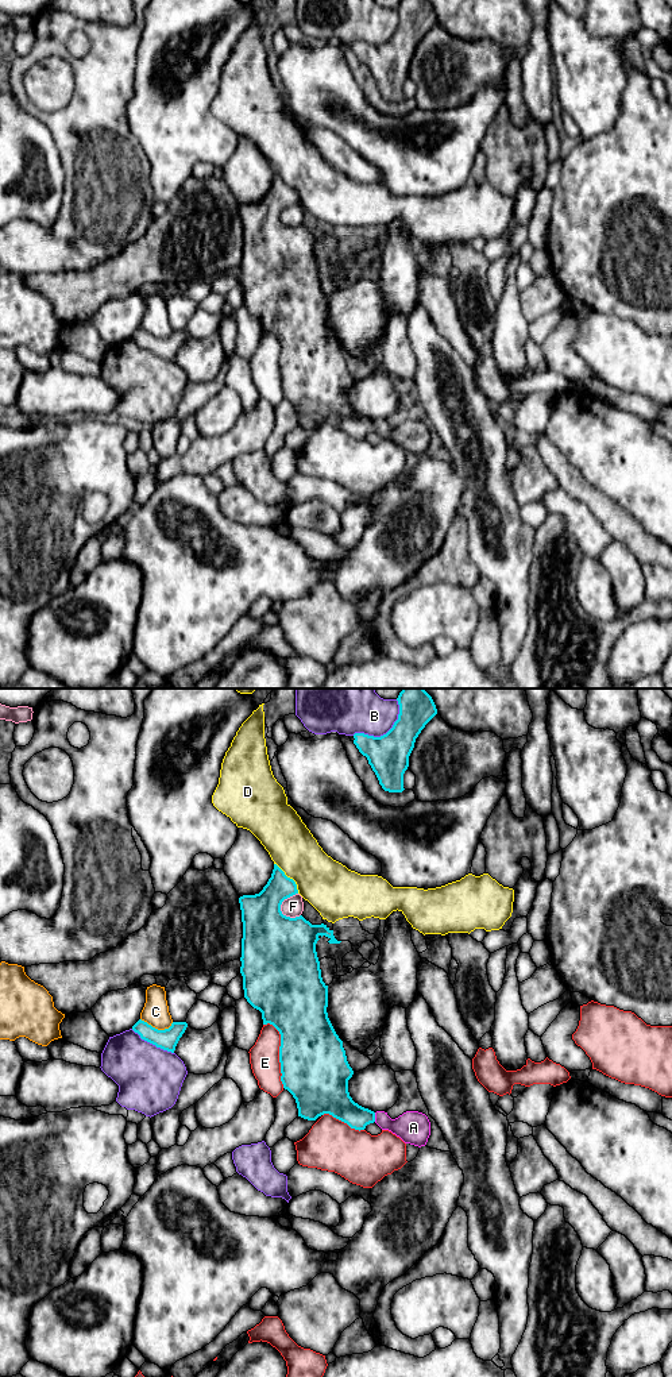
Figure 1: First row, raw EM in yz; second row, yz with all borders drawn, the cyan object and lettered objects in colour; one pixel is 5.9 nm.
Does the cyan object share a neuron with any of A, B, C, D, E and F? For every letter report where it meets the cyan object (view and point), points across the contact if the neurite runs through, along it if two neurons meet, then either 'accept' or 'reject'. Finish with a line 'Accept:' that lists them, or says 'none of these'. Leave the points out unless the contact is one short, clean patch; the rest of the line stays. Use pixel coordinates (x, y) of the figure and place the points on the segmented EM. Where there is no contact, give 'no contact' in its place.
A: meets cyan in yz at (374, 1117); runs through yz (336, 1100), (356, 1117), (374, 1117), (390, 1125), (413, 1127); accept
B: meets cyan in yz at (386, 733); reject
C: meets cyan in yz at (157, 1029); reject
D: meets cyan in yz at (289, 878); reject
E: meets cyan in yz at (280, 1055); reject
F: meets cyan in yz at (282, 901); reject
Accept: A

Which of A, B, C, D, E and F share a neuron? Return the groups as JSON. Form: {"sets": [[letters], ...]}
{"sets": [["A"], ["B"], ["C"], ["D"], ["E"], ["F"]]}

